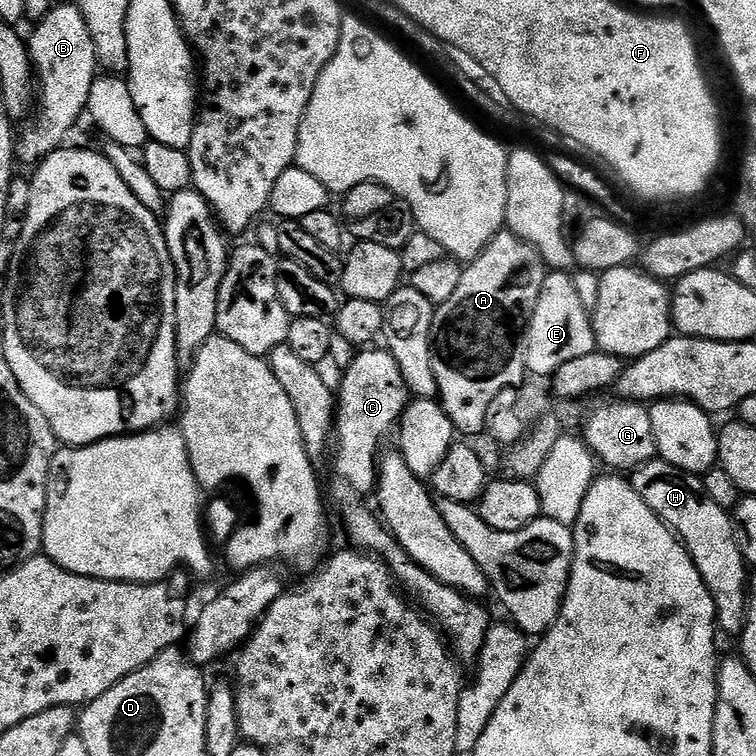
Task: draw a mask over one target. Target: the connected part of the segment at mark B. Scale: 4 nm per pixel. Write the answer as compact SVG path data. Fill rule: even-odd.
M57 3L43 18L35 21L33 28L36 29L26 43L38 85L38 111L23 125L24 133L21 136L19 133L14 148L15 159L29 166L39 164L67 141L64 139L68 131L79 122L80 115L83 117L87 113L90 86L94 86L98 75L94 38L90 38L90 26L86 26L79 3Z

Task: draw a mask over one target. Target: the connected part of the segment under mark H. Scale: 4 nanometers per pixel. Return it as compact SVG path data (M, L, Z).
M659 458L637 468L635 472L631 473L630 482L636 493L642 498L642 502L646 502L646 506L650 506L650 510L654 510L654 514L658 514L660 521L668 525L679 536L680 541L684 544L684 549L690 554L694 566L698 566L698 574L702 574L702 582L706 582L706 586L714 598L719 631L723 635L725 632L732 638L739 637L748 617L748 593L750 591L748 572L750 572L750 565L742 558L742 550L738 550L730 513L722 510L722 506L717 506L714 503L714 498L710 498L710 494L706 494L706 486L699 475L678 470L678 466L670 466L670 462Z

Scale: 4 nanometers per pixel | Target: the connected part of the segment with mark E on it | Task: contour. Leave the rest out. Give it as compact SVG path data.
M549 271L545 275L542 294L538 294L538 306L534 306L534 314L522 341L524 366L531 375L532 372L536 375L533 377L552 378L560 367L574 358L597 351L589 305L584 305L572 278L566 272Z

